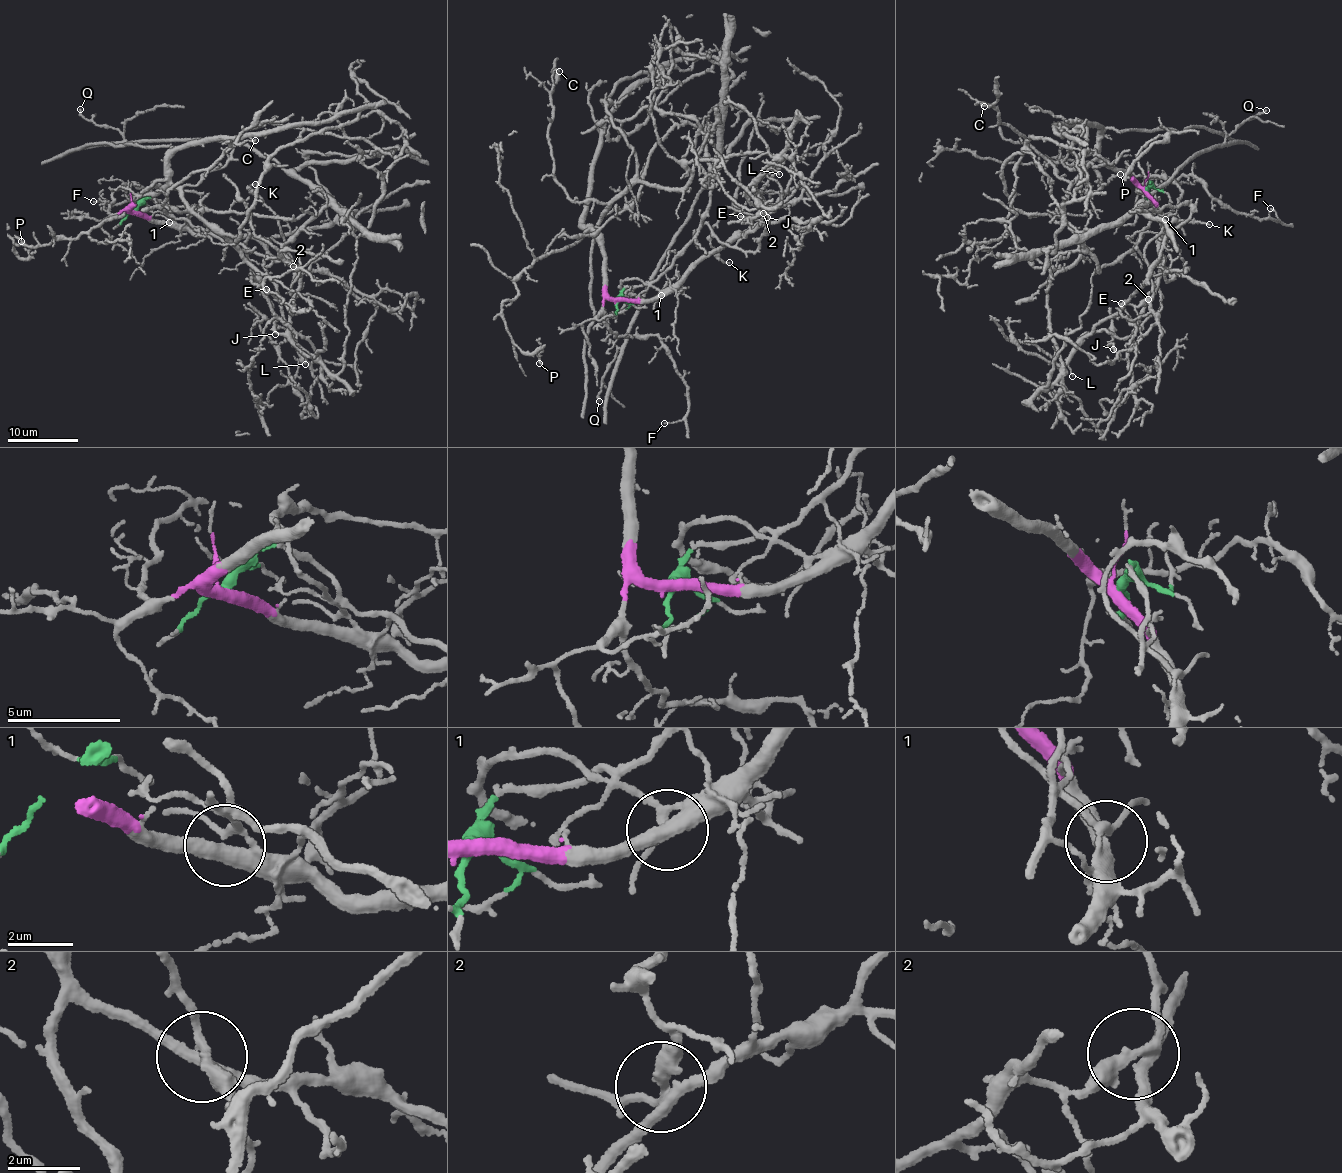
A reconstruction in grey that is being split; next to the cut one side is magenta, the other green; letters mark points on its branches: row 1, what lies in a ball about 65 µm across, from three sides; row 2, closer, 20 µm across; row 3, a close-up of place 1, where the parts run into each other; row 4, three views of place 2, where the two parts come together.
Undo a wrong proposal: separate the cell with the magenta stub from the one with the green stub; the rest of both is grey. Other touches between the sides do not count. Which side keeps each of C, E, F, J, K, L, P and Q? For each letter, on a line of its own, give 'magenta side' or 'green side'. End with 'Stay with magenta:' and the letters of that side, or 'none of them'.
C: magenta side
E: magenta side
F: magenta side
J: green side
K: green side
L: green side
P: magenta side
Q: green side
Stay with magenta: C, E, F, P

